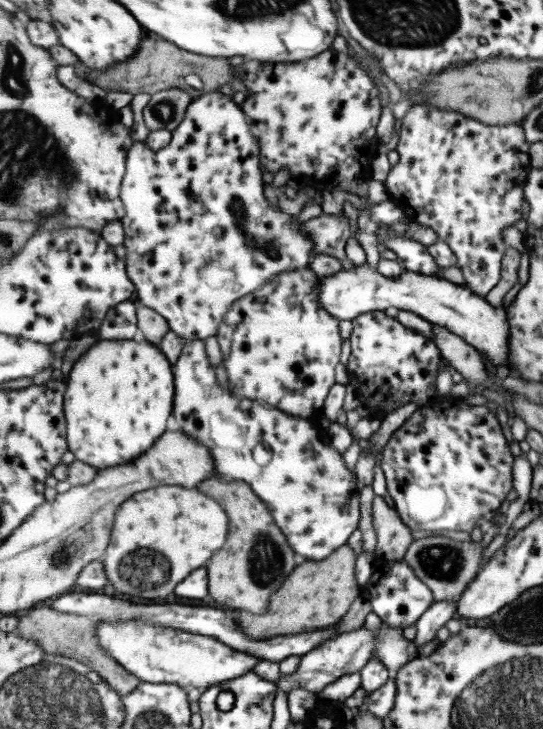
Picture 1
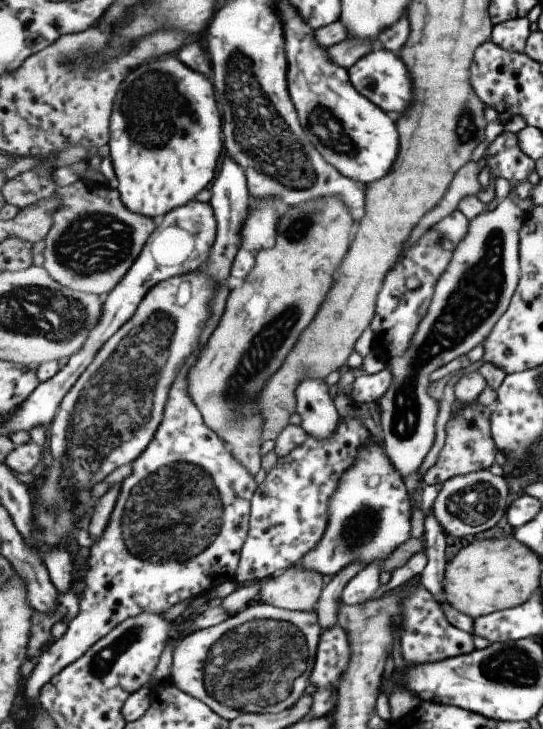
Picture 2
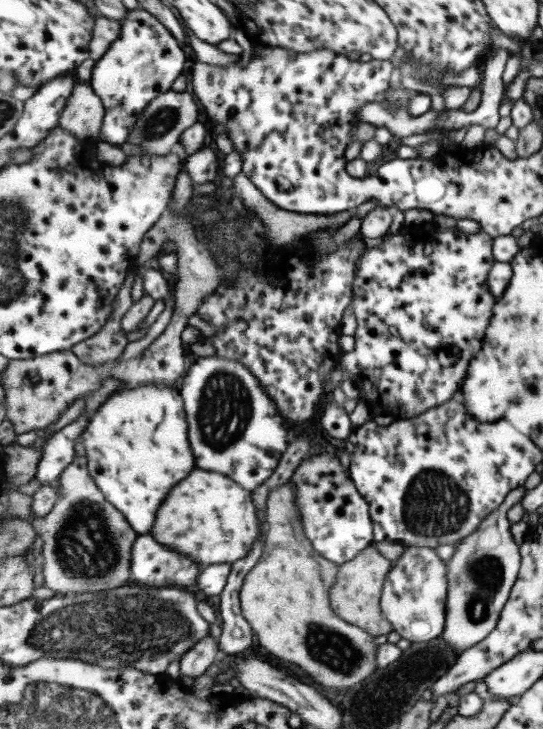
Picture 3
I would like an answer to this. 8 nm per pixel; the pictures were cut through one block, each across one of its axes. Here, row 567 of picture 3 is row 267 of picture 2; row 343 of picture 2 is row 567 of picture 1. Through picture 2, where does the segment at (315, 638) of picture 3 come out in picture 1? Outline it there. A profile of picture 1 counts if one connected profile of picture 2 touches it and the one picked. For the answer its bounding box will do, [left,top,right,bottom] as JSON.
[199,476,297,615]

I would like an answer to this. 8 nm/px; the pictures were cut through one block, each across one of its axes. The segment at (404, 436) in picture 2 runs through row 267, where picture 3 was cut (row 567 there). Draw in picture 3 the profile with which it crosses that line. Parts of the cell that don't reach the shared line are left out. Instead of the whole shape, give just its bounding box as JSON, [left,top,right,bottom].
[444,488,527,650]

